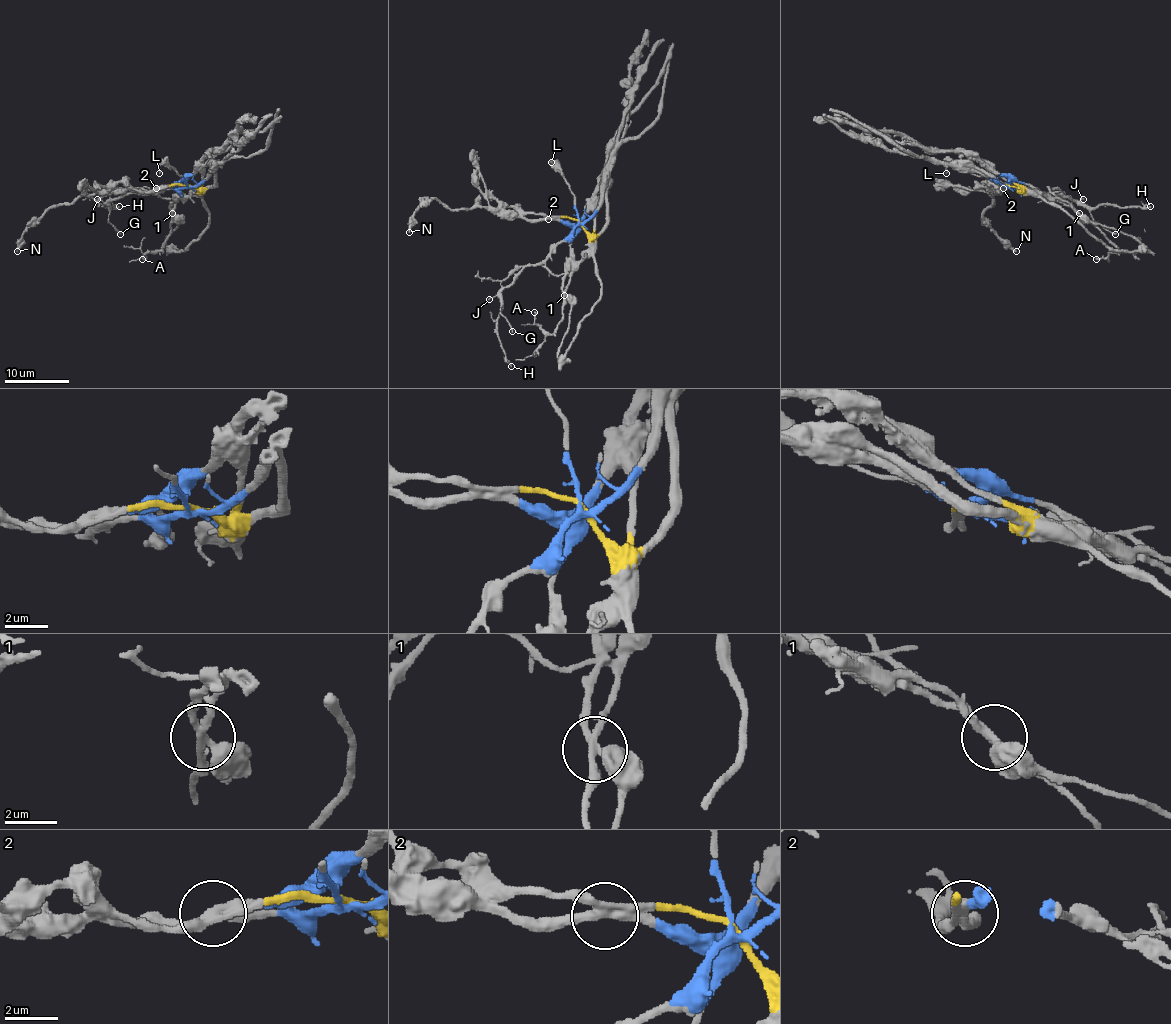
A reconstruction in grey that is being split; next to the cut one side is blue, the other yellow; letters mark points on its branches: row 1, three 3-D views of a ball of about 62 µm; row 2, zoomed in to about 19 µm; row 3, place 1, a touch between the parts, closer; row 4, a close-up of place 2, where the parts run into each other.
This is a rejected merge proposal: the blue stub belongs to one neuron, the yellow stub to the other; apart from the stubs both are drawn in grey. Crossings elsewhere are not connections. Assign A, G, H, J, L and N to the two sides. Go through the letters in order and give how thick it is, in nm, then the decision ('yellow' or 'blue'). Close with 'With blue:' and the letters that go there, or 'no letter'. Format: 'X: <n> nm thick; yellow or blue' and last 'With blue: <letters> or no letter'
A: 120 nm thick; yellow
G: 140 nm thick; blue
H: 150 nm thick; blue
J: 100 nm thick; blue
L: 90 nm thick; blue
N: 260 nm thick; blue
With blue: G, H, J, L, N

